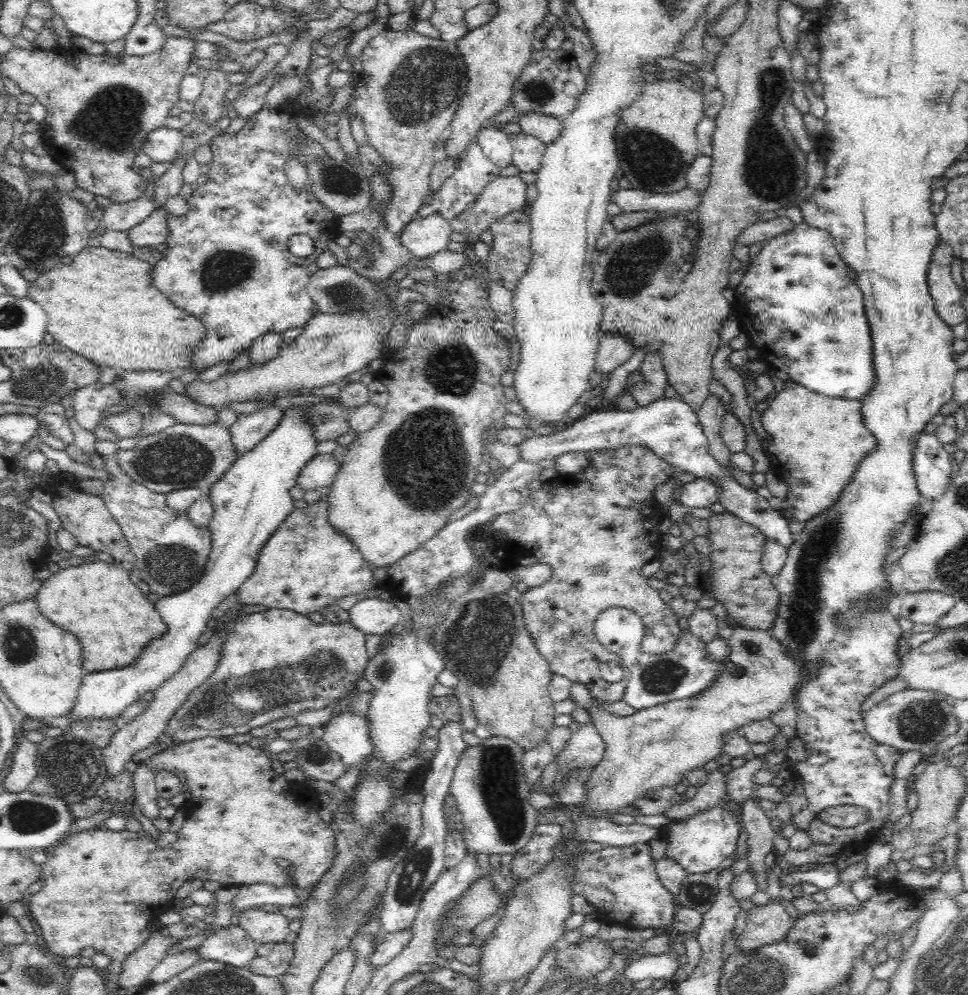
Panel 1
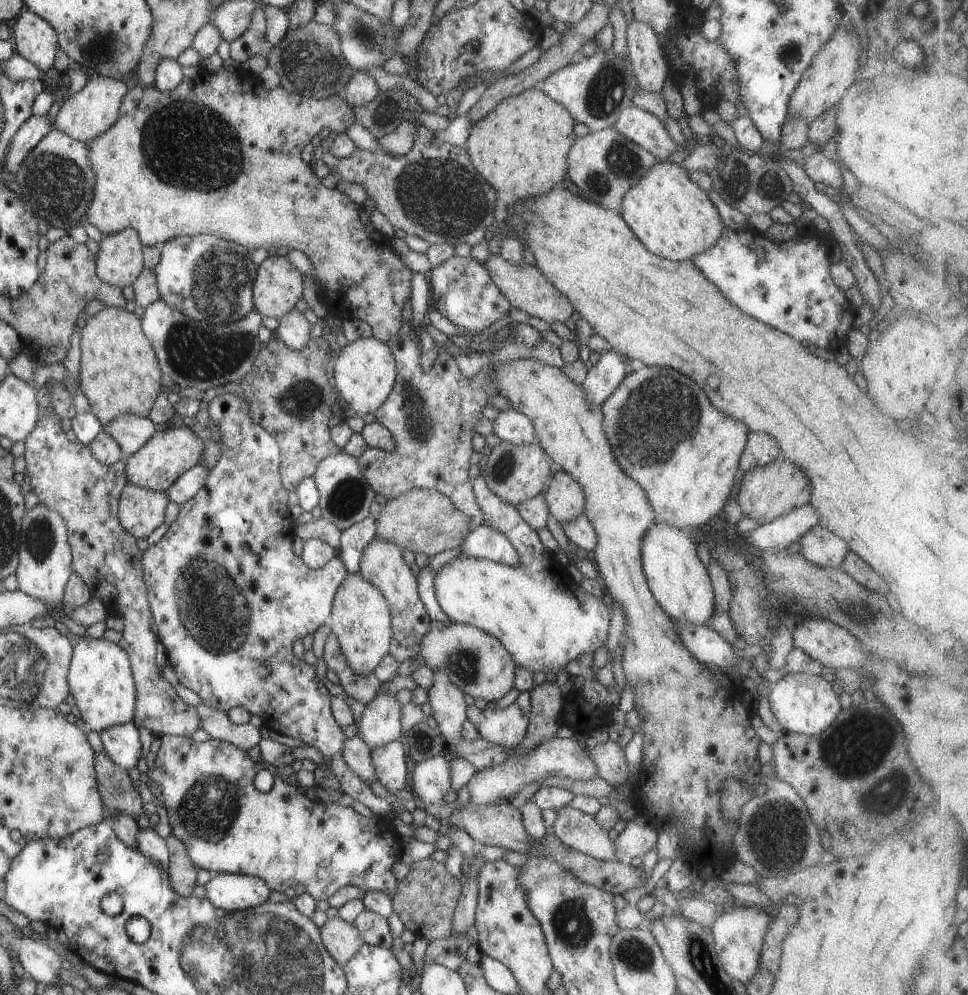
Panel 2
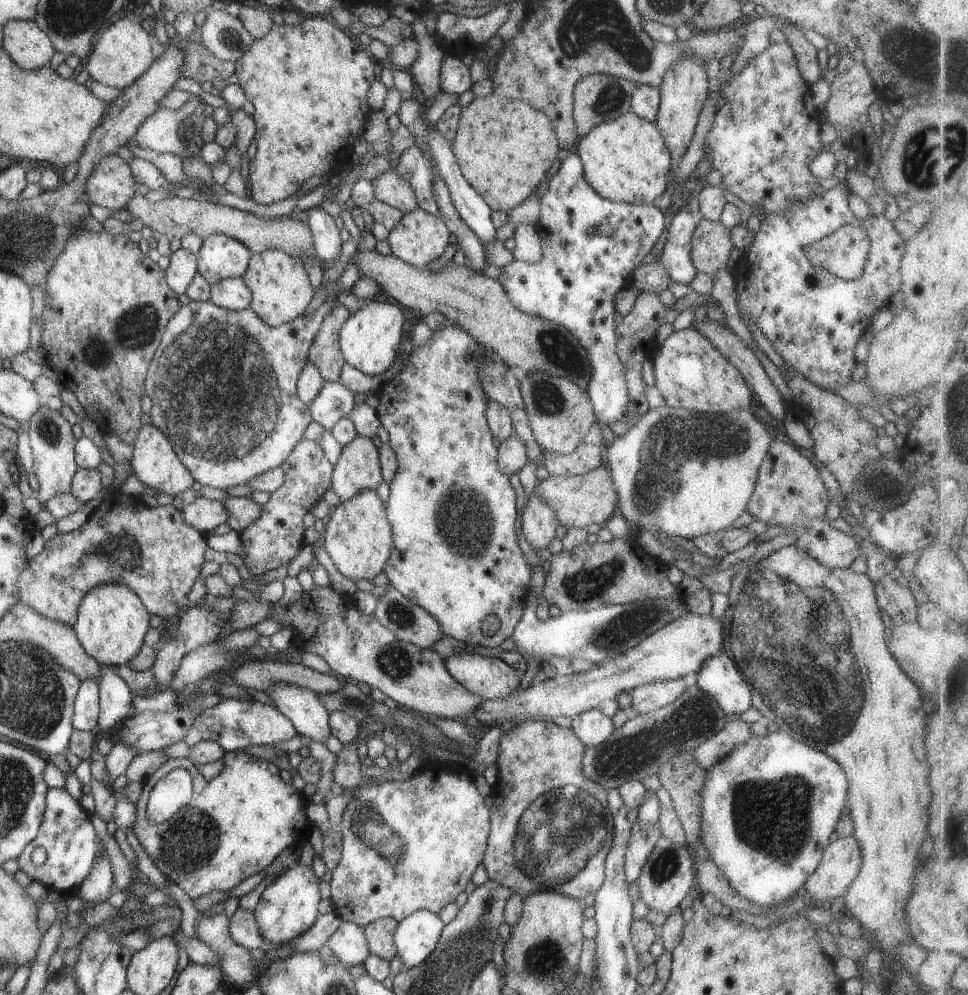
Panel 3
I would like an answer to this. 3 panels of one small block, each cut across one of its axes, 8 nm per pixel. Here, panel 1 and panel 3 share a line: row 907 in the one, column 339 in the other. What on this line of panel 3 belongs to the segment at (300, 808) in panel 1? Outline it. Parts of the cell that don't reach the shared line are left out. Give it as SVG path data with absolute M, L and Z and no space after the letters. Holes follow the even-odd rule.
M322 17L303 18L301 24L297 26L289 26L285 23L277 25L272 23L269 30L258 39L253 39L251 46L245 51L243 56L240 56L235 62L234 73L238 79L238 85L242 86L243 92L248 101L254 106L253 122L255 132L252 136L255 142L256 150L251 160L251 173L254 177L253 199L257 204L275 204L278 201L284 200L294 194L296 190L301 188L301 184L311 178L311 176L323 176L325 174L331 180L339 178L345 167L350 163L353 144L355 140L363 134L363 122L370 112L370 107L367 105L367 89L373 80L377 79L378 64L372 57L367 56L367 52L360 46L355 44L351 37L334 22L323 20Z

